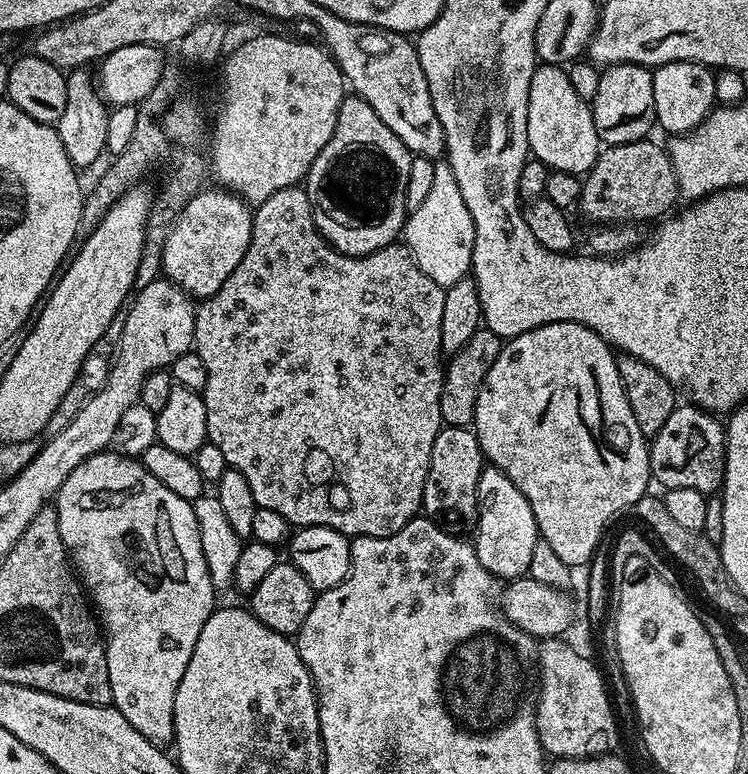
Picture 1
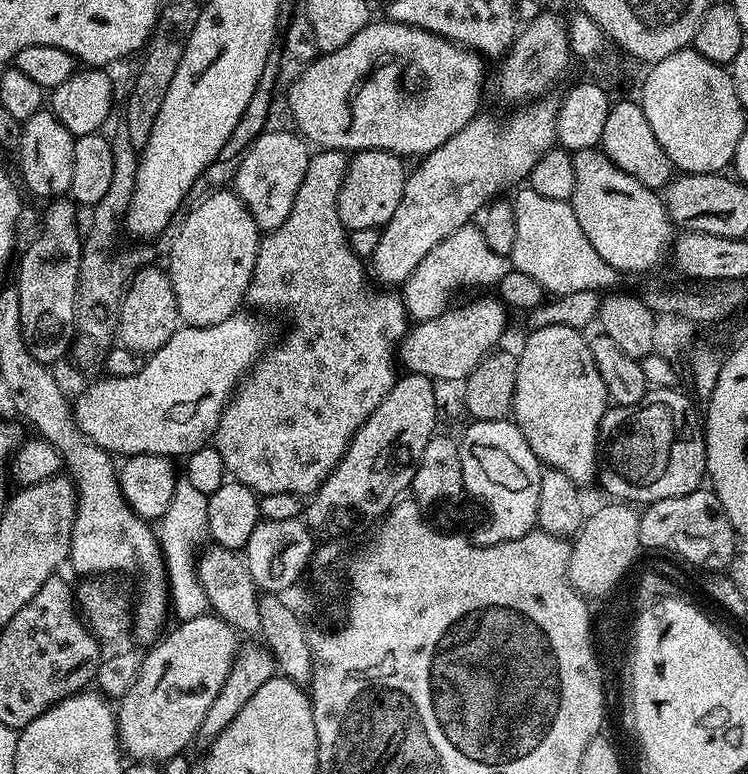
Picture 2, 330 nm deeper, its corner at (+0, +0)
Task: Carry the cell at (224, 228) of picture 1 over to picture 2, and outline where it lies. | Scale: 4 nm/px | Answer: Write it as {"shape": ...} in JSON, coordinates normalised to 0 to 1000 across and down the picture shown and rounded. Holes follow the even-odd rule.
{"shape":[[[354,168],[330,196],[320,203],[316,213],[313,247],[334,271],[340,287],[349,301],[365,300],[393,266],[393,255],[398,252],[398,240],[404,240],[404,230],[409,230],[409,214],[414,200],[413,182],[394,169],[364,171]]]}

